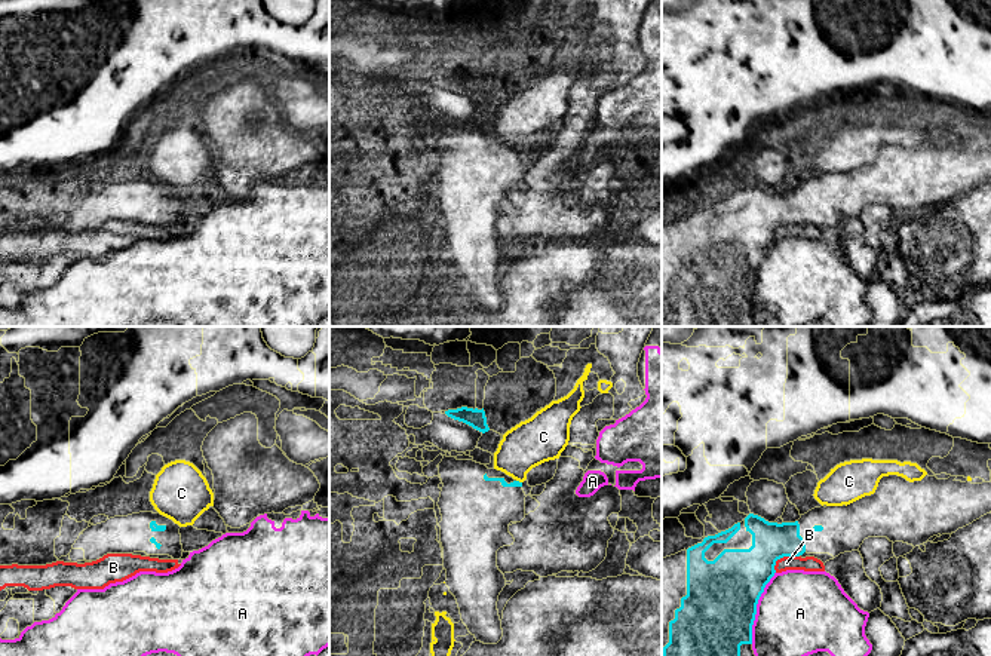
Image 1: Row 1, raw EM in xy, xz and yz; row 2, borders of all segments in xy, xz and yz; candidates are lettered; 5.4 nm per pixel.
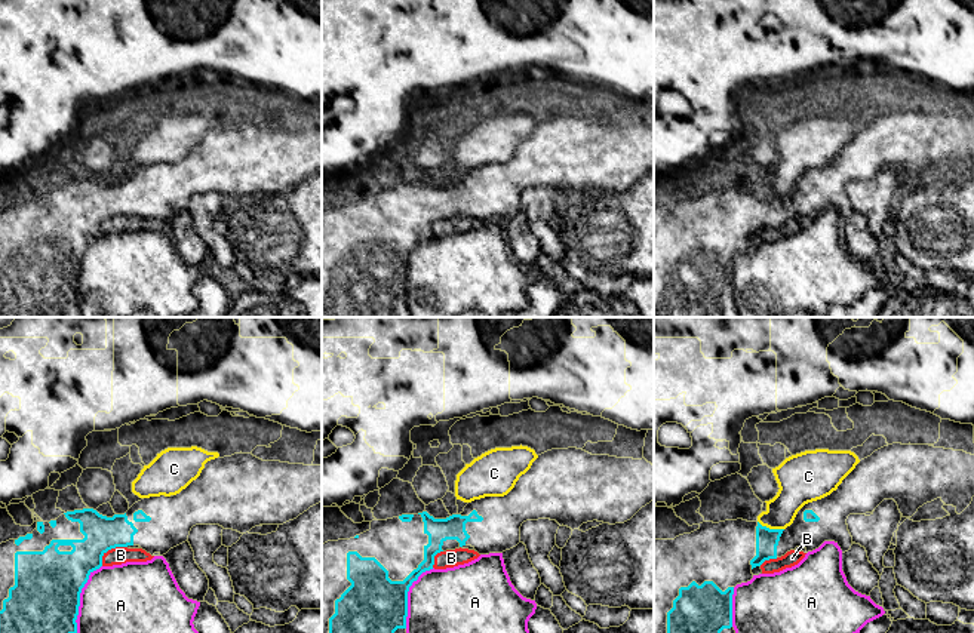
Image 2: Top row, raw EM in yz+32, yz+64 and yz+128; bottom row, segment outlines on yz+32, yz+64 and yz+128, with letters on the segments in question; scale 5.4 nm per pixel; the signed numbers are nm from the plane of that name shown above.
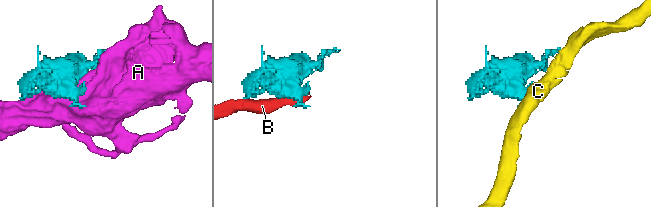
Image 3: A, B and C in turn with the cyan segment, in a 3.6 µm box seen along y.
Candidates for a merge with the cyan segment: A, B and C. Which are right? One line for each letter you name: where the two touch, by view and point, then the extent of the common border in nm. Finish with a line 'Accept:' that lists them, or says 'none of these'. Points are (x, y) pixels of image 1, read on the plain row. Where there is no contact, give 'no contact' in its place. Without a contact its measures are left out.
Accept: none of these

